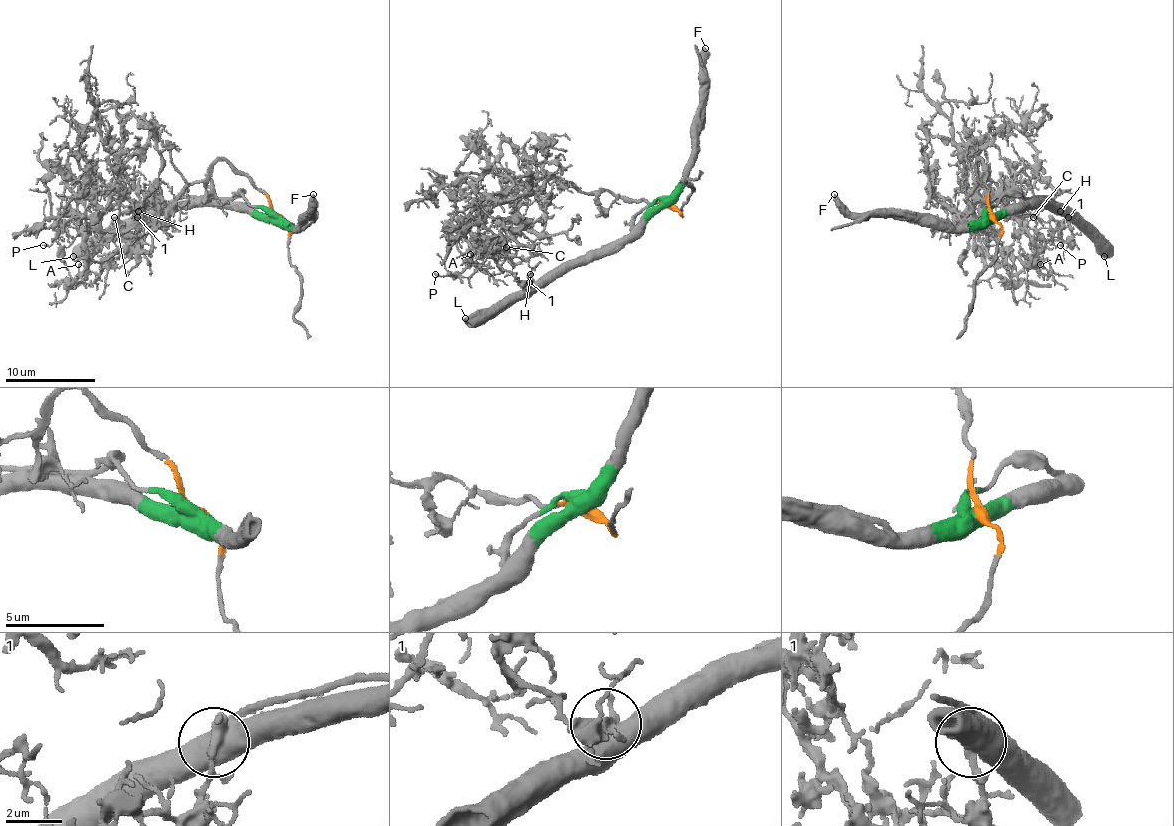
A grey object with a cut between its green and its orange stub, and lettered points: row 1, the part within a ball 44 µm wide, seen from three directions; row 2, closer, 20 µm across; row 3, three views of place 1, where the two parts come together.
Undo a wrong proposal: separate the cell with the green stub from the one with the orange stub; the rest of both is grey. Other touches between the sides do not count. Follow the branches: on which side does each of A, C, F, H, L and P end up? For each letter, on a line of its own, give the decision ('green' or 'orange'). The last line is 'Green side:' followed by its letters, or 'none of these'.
A: orange
C: orange
F: green
H: orange
L: green
P: orange
Green side: F, L

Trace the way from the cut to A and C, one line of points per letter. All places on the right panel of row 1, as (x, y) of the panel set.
A: (991, 216), (978, 160), (964, 225), (1012, 275), (1032, 259), (1046, 275), (1041, 263)
C: (991, 216), (978, 160), (964, 225), (987, 232), (987, 252), (1012, 275), (1043, 248), (1032, 216)

